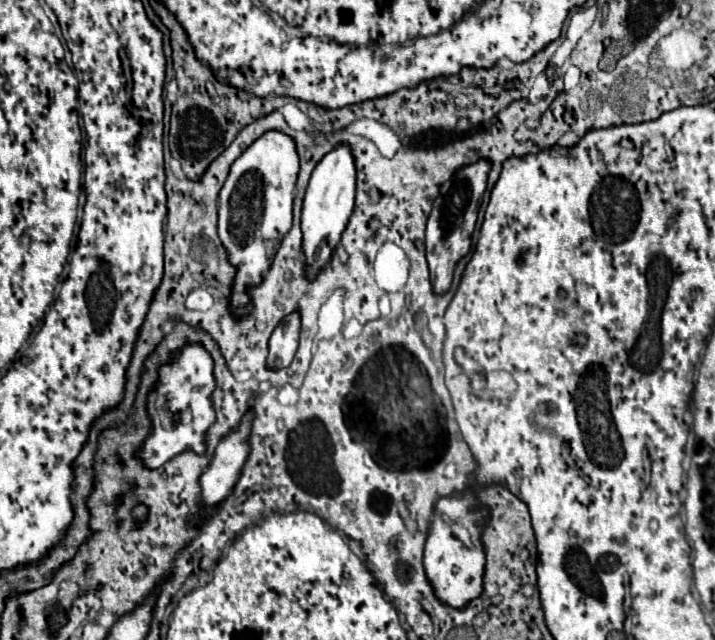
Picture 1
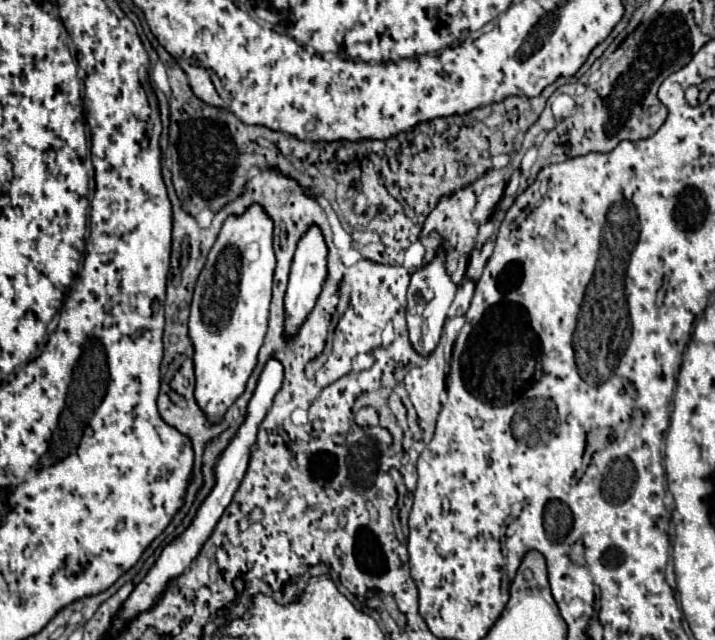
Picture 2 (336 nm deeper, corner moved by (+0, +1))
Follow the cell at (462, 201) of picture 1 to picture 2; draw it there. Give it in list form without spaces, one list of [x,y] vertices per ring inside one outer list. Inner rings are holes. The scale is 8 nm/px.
[[[440,247],[436,251],[434,259],[412,275],[412,281],[408,287],[408,311],[406,311],[408,331],[410,331],[412,347],[420,355],[428,355],[438,345],[444,321],[448,317],[448,309],[454,301],[454,295],[456,295],[456,285],[452,283],[448,271],[446,271],[446,251],[444,251],[444,247]]]

